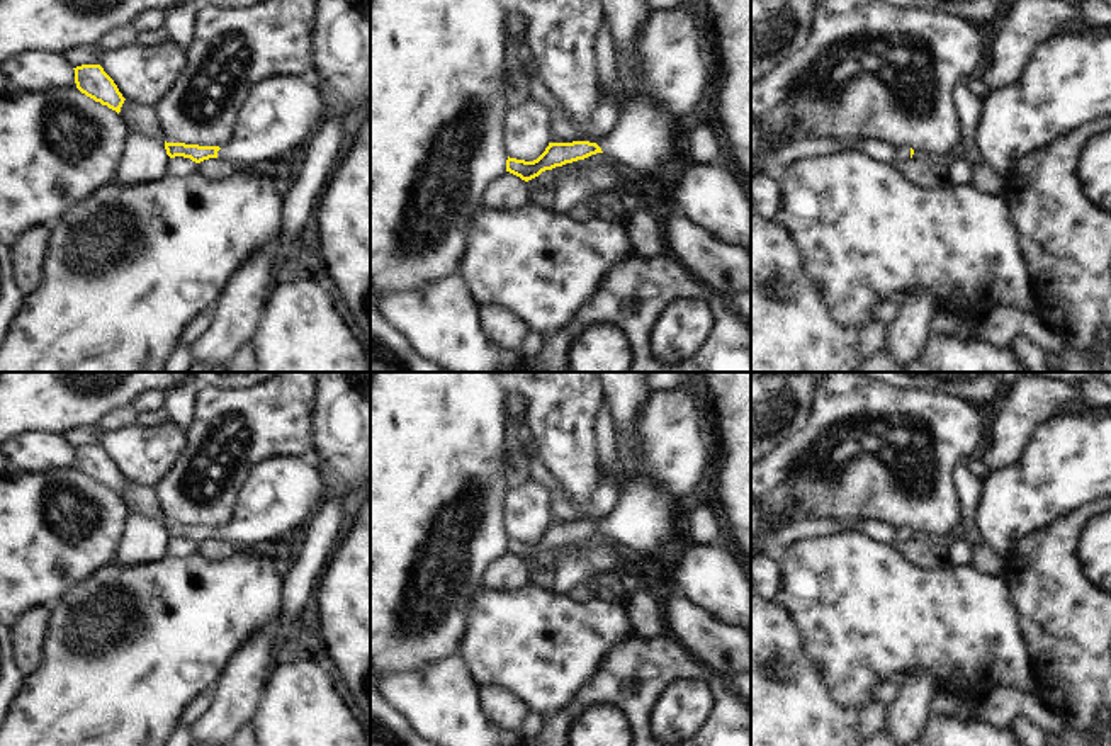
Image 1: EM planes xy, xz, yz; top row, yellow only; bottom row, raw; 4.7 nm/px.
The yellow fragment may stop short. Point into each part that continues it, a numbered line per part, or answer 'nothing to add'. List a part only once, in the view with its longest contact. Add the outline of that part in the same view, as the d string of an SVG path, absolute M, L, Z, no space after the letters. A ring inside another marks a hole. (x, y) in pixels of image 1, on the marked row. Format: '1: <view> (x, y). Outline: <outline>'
1: xy (279, 114). Outline: M309 76L267 78L250 88L234 134L217 158L236 167L272 160L304 146L324 119L324 100Z

